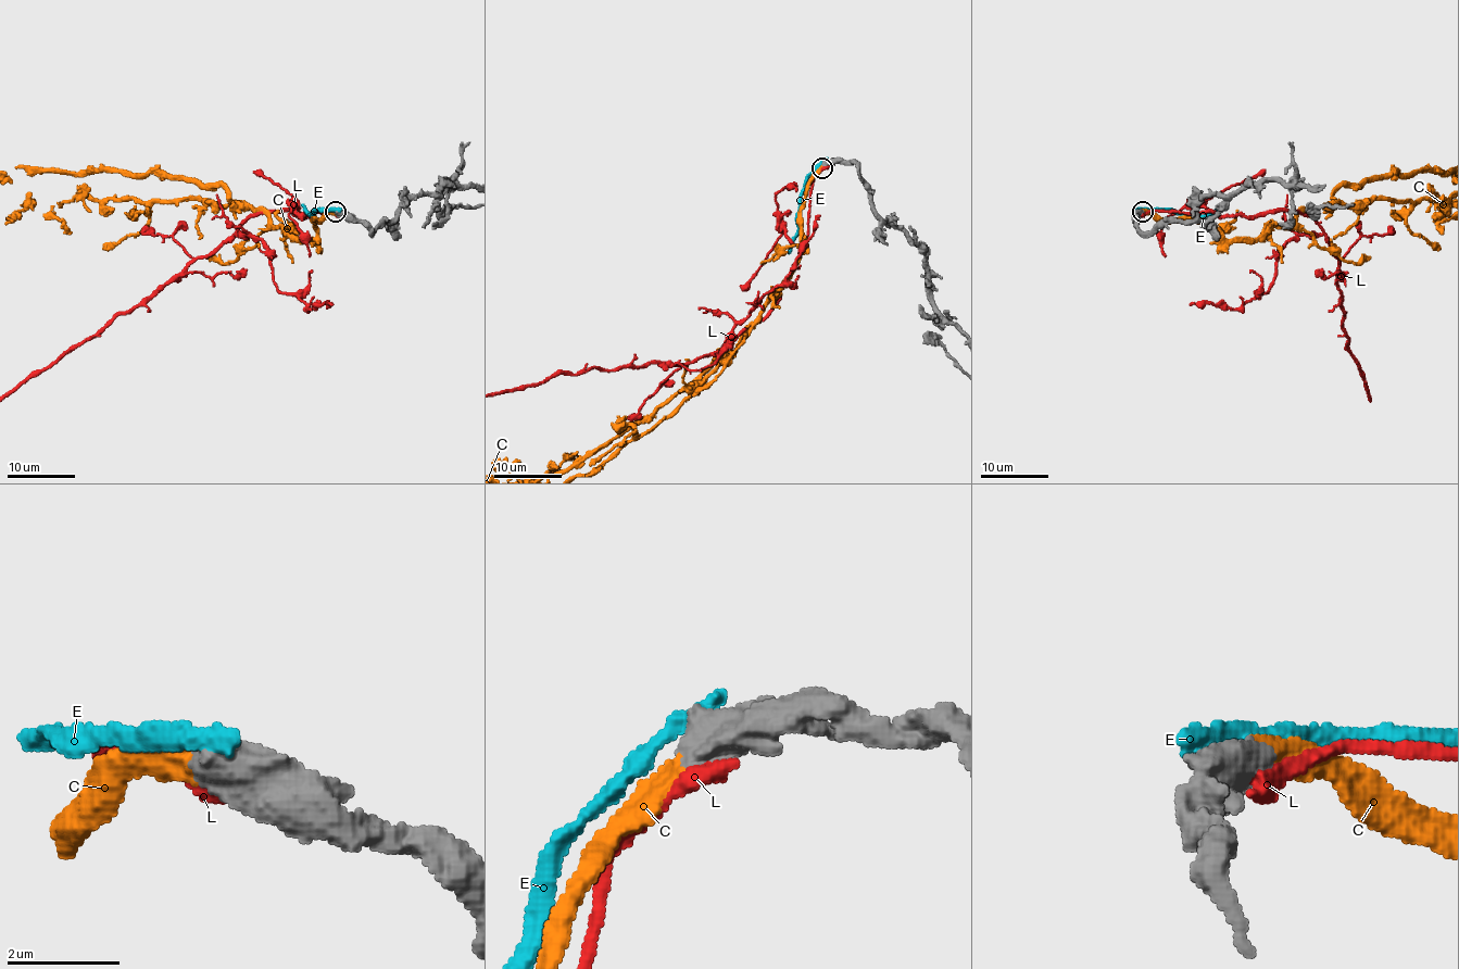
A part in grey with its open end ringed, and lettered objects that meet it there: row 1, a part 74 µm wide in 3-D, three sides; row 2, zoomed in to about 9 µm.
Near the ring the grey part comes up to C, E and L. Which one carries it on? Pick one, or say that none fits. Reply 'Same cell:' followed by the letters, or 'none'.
Same cell: C

